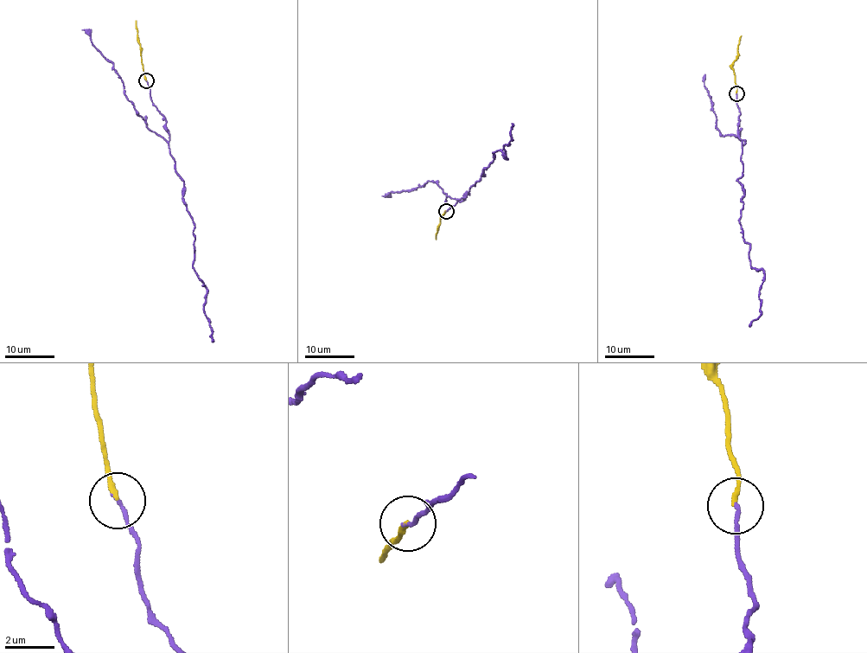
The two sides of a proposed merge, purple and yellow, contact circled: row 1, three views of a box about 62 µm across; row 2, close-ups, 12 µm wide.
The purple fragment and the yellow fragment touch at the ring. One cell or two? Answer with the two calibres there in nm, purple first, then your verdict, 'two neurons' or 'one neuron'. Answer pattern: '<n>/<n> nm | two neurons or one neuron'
140/190 nm | one neuron

